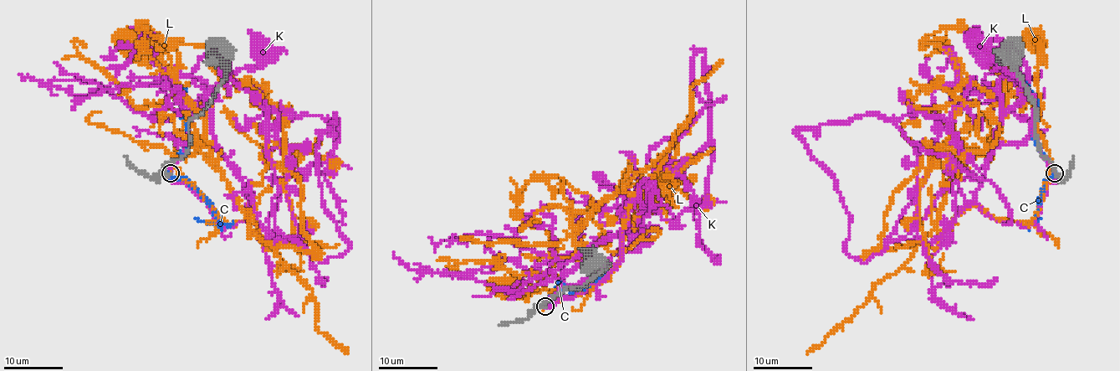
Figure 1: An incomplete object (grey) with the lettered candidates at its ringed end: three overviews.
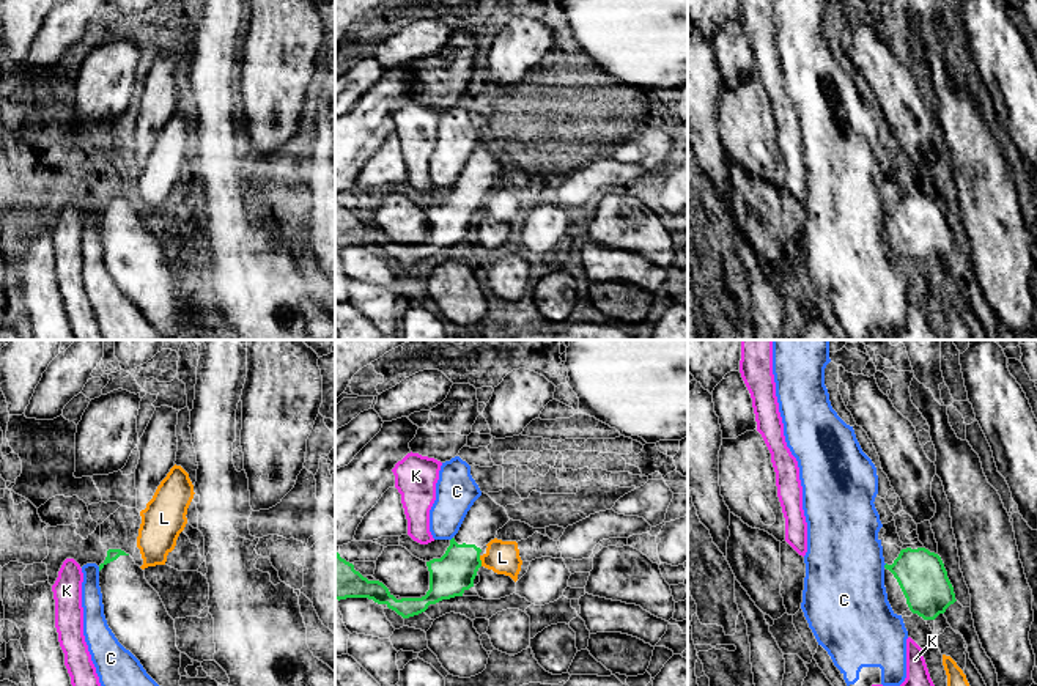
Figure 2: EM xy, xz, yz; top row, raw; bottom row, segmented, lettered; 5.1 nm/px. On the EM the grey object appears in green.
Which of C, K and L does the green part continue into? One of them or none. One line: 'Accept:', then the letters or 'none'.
Accept: none

